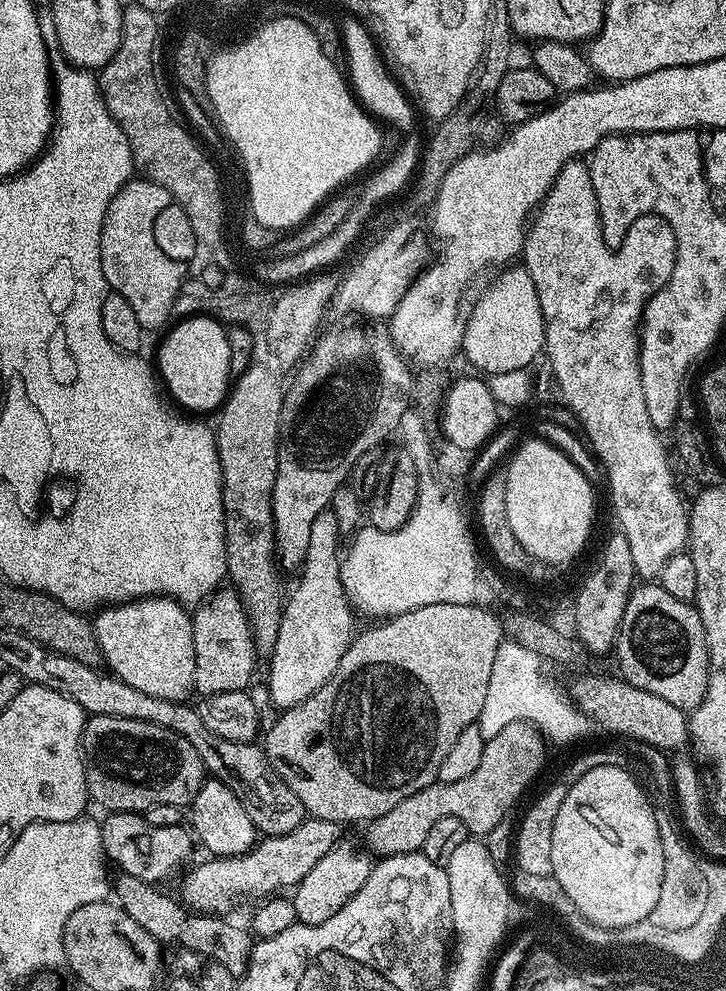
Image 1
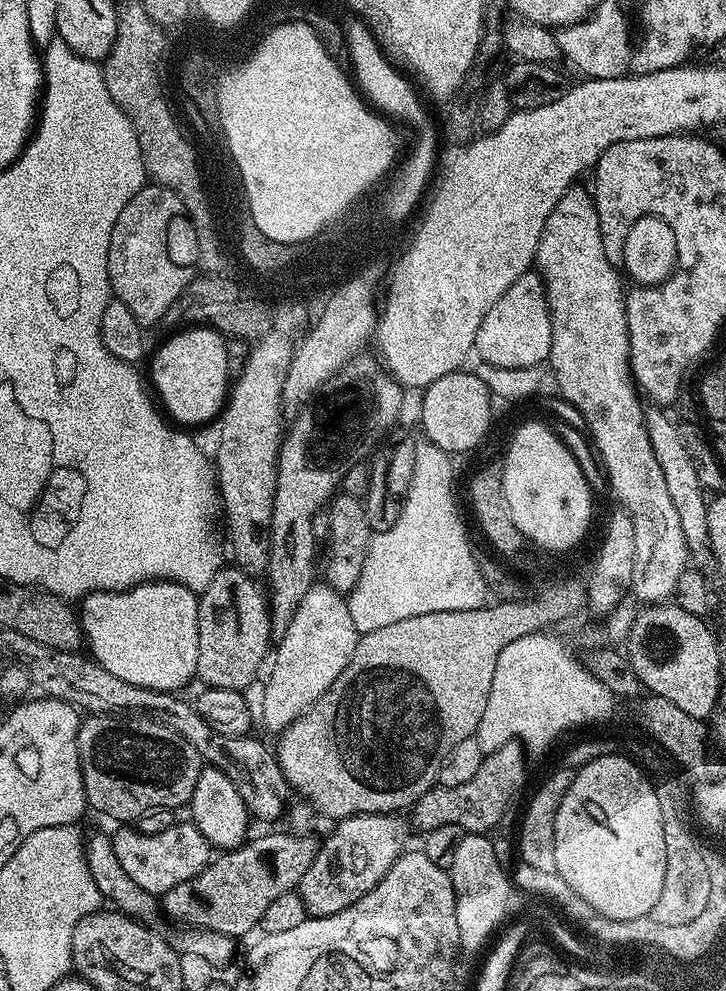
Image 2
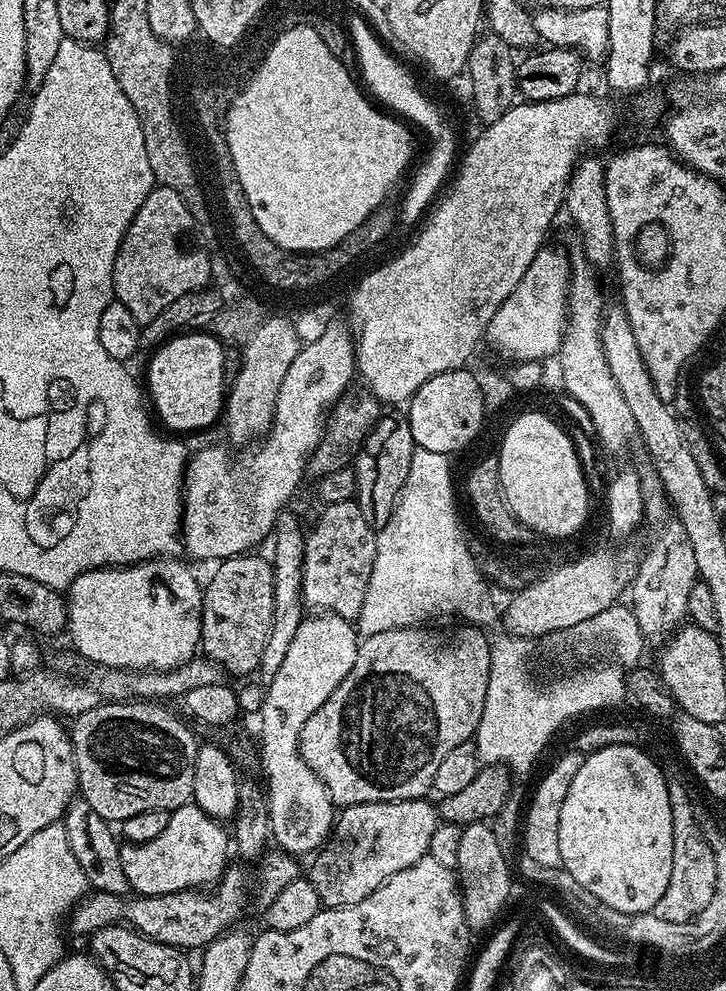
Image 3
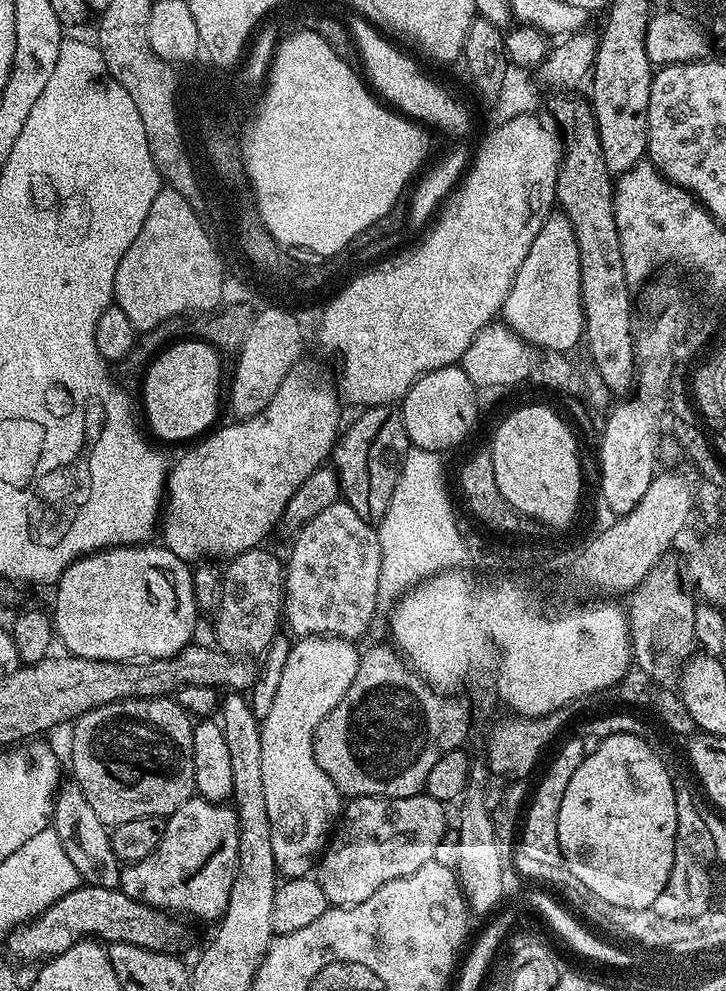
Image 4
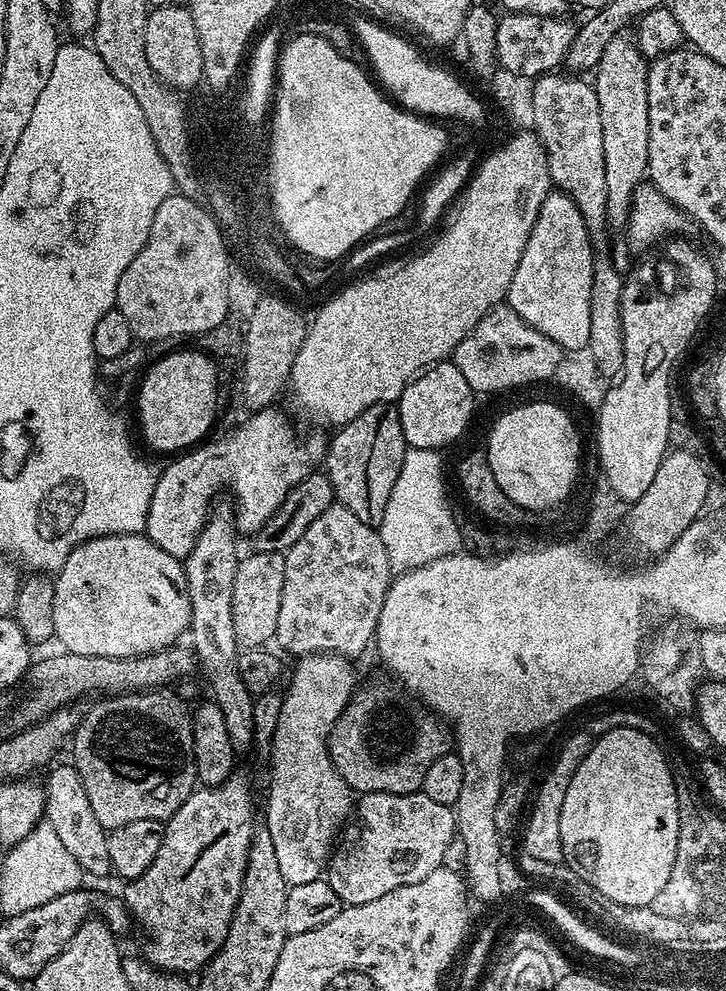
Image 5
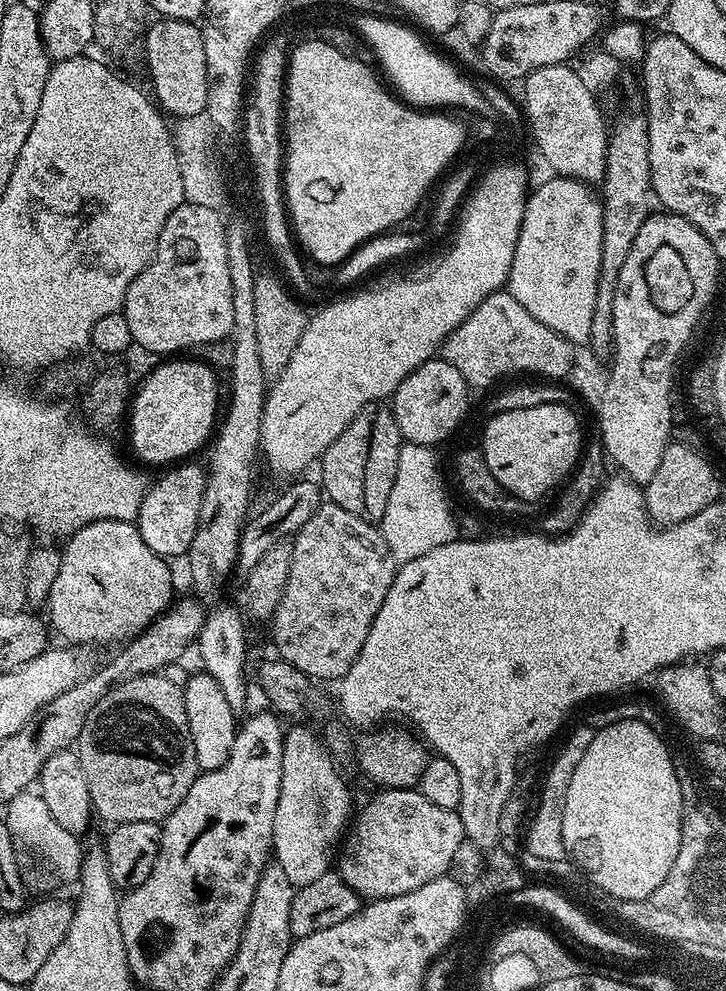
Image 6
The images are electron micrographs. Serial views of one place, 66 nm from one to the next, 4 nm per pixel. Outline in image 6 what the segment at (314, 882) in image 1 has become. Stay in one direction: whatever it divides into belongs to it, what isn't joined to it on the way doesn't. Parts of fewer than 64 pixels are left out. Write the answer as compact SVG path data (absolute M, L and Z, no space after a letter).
M385 788L377 793L361 812L359 809L355 813L338 852L338 874L346 886L369 901L413 892L418 886L426 886L426 882L445 875L451 869L459 844L466 838L459 811L433 806L416 788Z

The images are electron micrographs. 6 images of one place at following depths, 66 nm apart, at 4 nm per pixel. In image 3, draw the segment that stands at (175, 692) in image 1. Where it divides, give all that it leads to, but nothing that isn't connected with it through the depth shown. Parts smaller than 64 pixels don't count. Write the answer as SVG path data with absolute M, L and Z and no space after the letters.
M180 558L83 572L67 588L66 603L66 636L72 639L71 647L101 668L165 672L193 659L200 648L202 584Z

